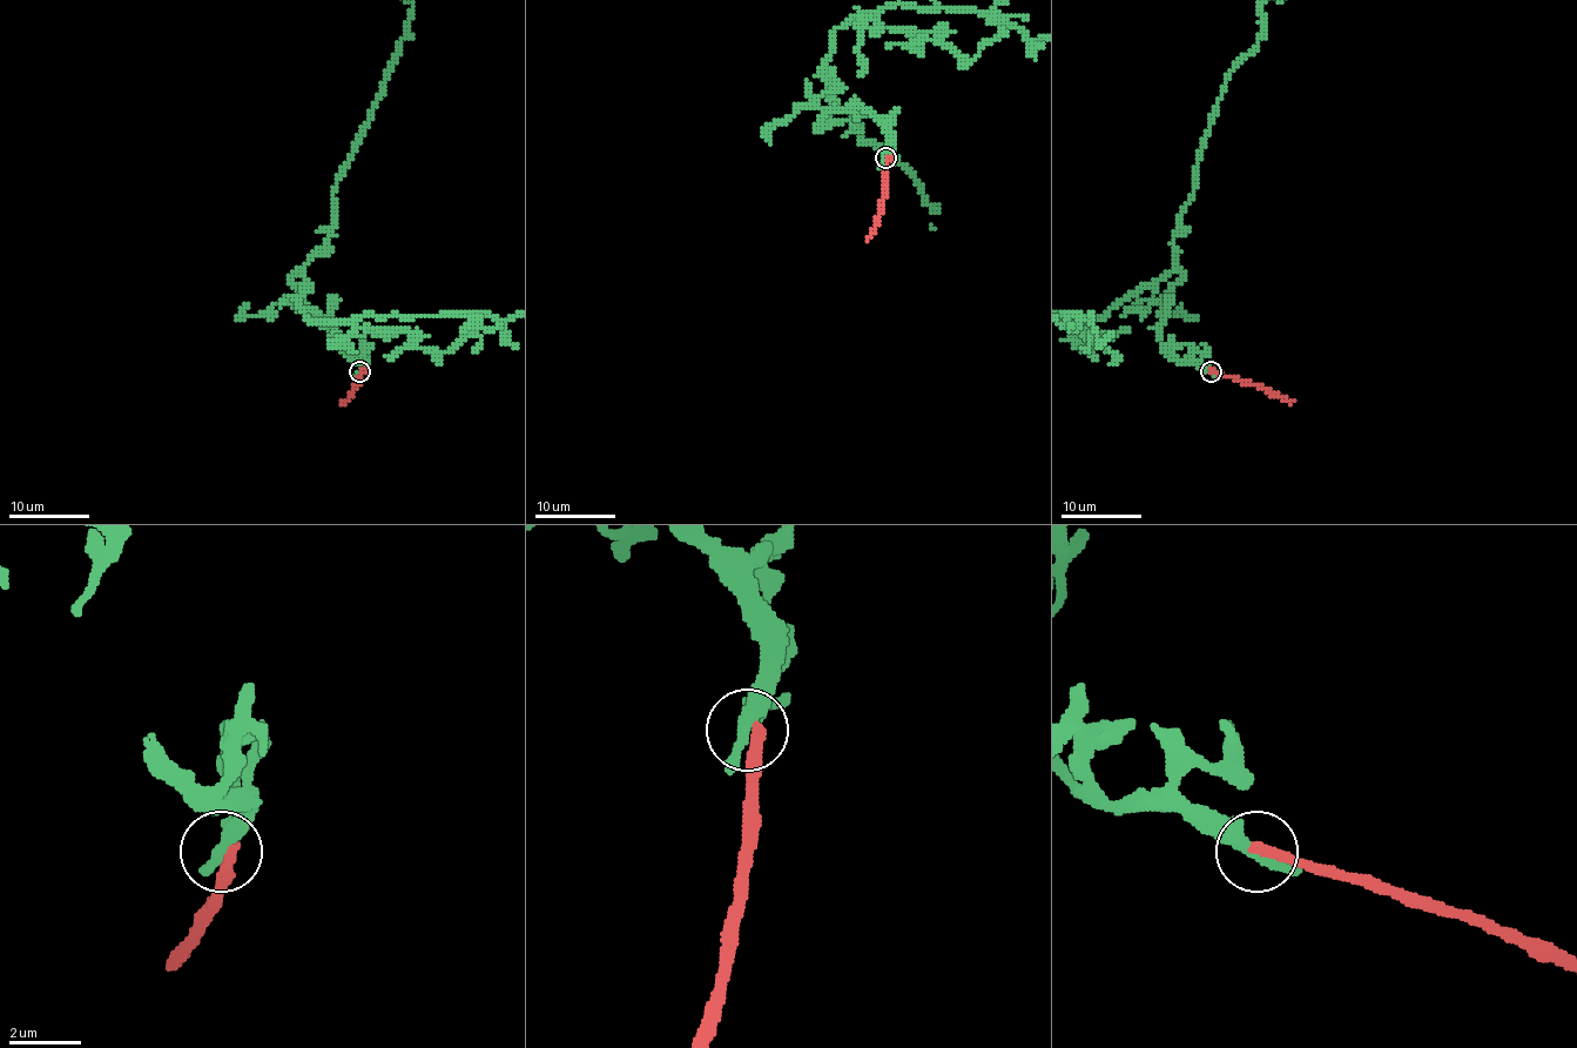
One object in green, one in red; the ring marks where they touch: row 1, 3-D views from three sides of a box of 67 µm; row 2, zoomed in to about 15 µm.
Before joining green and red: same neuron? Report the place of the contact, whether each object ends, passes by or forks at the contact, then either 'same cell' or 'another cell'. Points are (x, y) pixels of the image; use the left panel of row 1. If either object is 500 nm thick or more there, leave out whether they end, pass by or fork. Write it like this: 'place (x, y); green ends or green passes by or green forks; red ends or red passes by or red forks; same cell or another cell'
place (359, 371); green passes by; red ends; another cell

